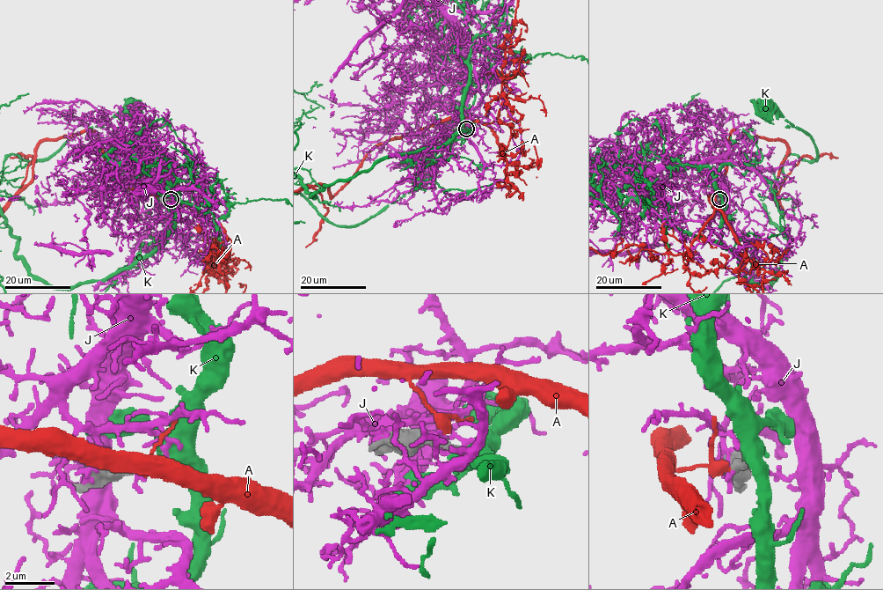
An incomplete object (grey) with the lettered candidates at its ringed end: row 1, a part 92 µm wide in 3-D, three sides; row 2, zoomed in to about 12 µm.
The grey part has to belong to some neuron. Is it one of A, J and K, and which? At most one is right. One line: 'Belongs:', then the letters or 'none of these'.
Belongs: K

